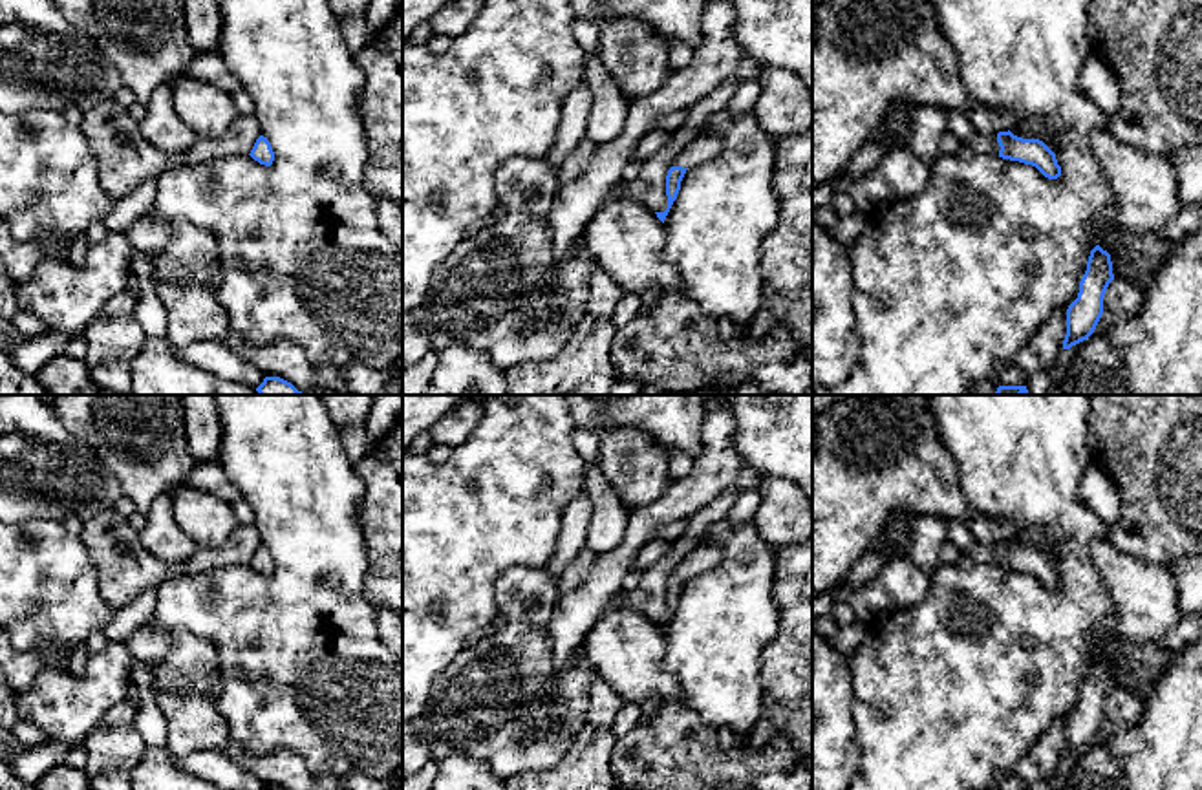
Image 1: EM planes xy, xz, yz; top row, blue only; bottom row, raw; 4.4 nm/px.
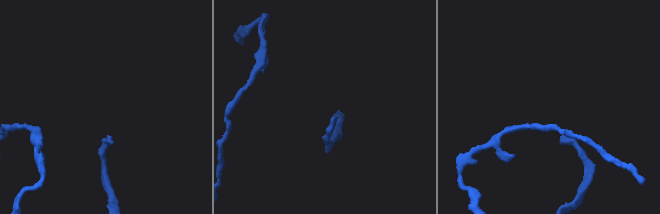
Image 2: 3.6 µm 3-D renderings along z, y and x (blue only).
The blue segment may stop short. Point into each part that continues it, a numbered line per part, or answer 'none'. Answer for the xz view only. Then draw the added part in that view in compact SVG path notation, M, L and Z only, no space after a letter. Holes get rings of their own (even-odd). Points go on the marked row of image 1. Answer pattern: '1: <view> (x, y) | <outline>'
1: xz (705, 147) | M703 133L692 139L686 148L682 148L671 166L693 168L701 163L712 161L719 152L721 139L717 135Z

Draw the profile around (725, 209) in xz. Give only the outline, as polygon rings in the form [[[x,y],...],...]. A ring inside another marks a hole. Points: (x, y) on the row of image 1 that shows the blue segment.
[[[721,110],[708,117],[697,135],[721,139],[721,152],[706,163],[688,168],[664,225],[664,260],[684,282],[686,296],[712,318],[728,316],[746,326],[761,305],[761,245],[776,229],[779,201],[772,185],[776,139],[756,121],[754,112]]]

